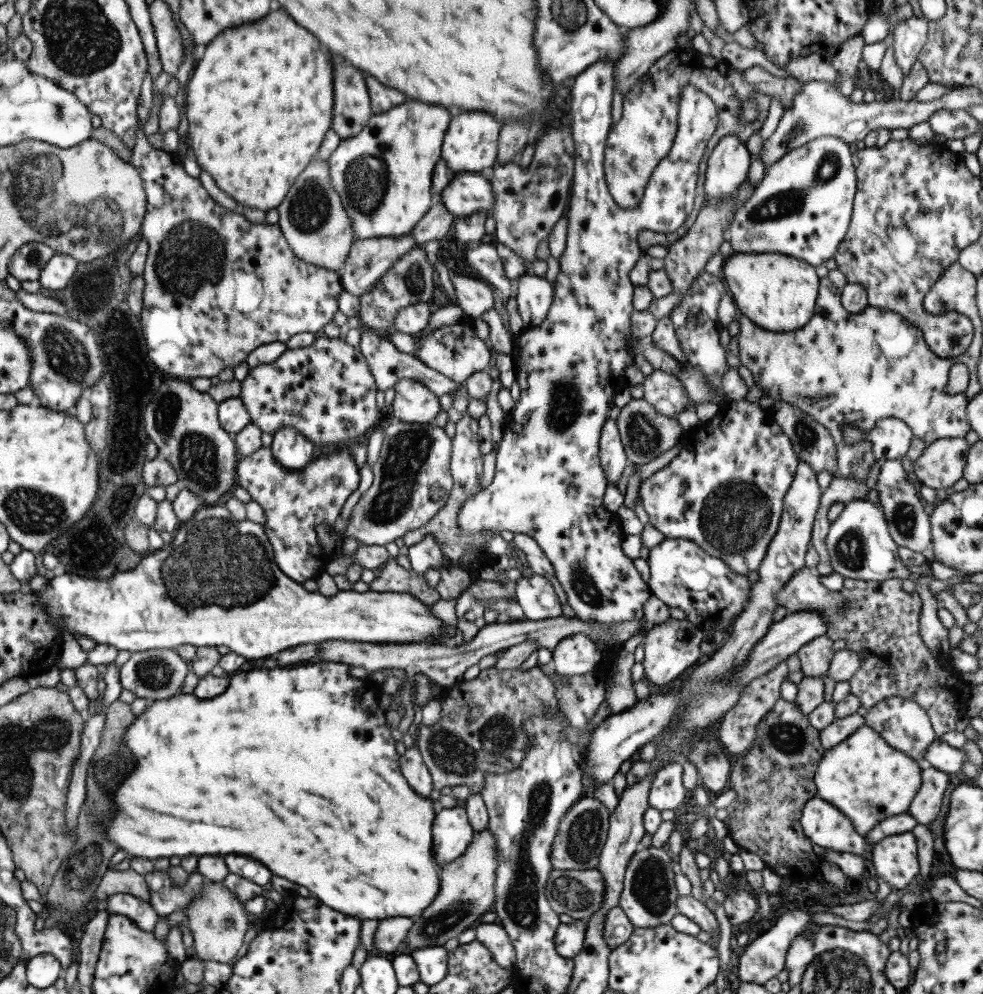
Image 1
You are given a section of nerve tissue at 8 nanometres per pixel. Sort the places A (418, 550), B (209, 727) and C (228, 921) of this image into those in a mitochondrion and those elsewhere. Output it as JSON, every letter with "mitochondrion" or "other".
{"A":"other","B":"other","C":"mitochondrion"}

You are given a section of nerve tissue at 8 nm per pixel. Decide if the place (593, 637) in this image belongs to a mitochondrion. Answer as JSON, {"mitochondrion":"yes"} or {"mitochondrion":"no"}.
{"mitochondrion":"no"}

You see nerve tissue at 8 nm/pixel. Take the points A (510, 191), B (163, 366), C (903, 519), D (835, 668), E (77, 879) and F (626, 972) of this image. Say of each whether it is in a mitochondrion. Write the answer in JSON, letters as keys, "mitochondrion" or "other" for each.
{"A":"other","B":"other","C":"mitochondrion","D":"other","E":"mitochondrion","F":"other"}

